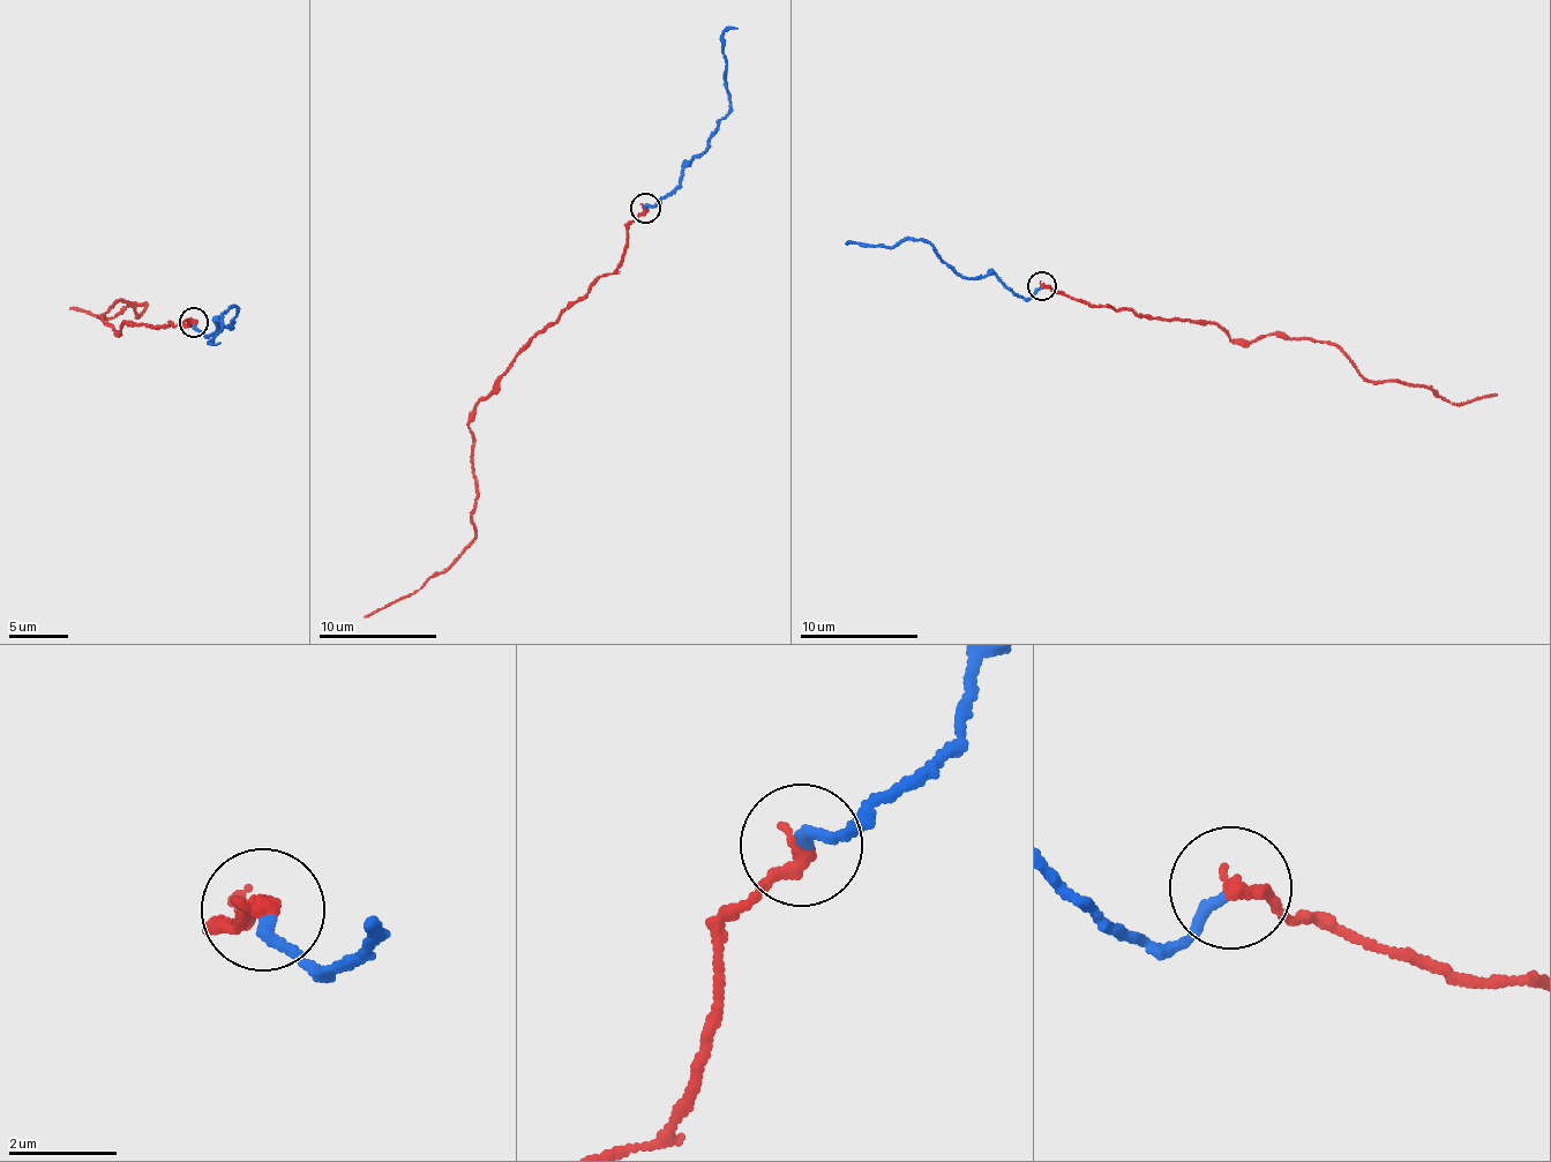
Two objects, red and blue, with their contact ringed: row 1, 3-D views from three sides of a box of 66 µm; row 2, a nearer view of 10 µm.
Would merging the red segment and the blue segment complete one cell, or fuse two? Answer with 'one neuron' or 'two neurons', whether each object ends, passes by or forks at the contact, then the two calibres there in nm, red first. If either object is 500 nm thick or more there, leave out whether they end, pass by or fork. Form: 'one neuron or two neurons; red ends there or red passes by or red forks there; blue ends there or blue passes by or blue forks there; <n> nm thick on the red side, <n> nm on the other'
one neuron; red ends there; blue ends there; 280 nm thick on the red side, 190 nm on the other

